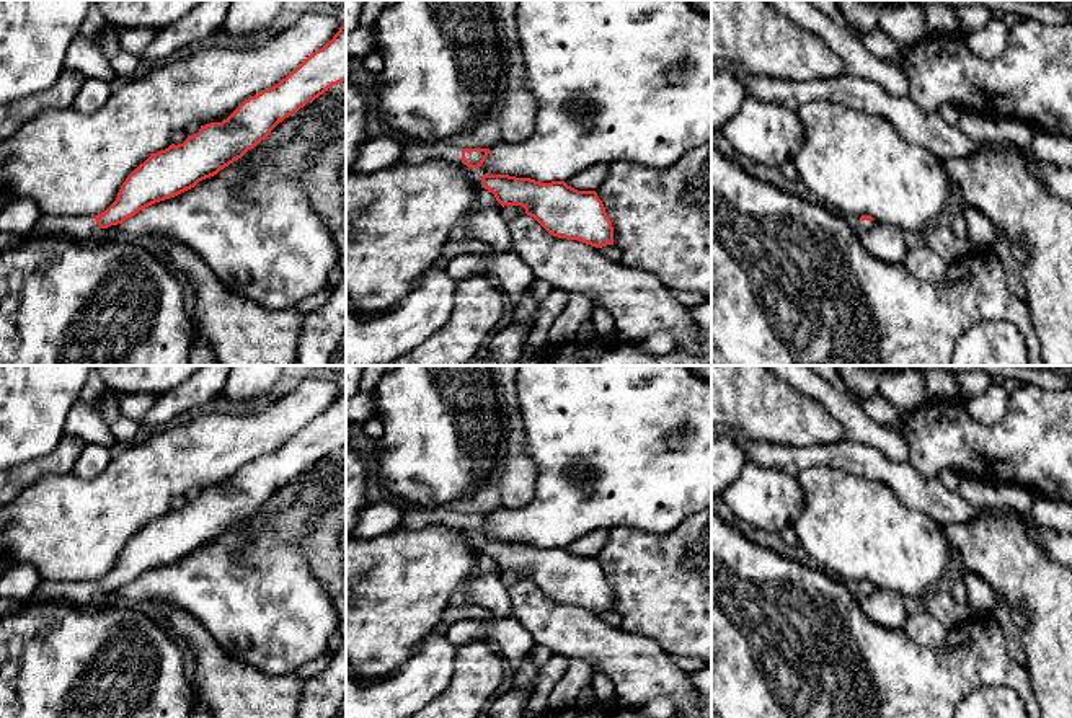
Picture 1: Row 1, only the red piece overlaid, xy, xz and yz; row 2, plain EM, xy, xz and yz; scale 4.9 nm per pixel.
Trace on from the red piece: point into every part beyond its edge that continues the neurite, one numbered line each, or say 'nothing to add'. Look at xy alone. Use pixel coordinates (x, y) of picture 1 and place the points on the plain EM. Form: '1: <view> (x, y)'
1: xy (48, 591)

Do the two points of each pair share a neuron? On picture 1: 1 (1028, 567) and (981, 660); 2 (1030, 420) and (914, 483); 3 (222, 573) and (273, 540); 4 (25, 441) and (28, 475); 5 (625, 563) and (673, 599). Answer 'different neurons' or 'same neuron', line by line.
1: different neurons
2: different neurons
3: same neuron
4: different neurons
5: same neuron

